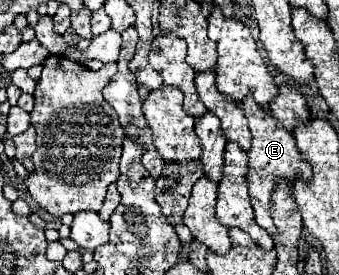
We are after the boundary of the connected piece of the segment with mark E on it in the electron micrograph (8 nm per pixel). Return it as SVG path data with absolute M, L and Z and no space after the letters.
M247 95L247 99L243 99L243 111L245 117L249 121L249 129L253 135L253 145L249 155L249 173L247 173L247 185L249 185L249 197L251 197L251 205L255 209L255 221L259 227L263 227L269 235L275 235L275 223L271 217L271 193L277 187L277 179L283 179L287 183L293 183L297 179L303 179L307 183L307 179L311 179L313 171L311 167L307 167L307 161L303 161L303 157L299 155L299 149L295 147L295 139L291 133L287 133L273 117L269 111L263 111L255 99L251 99L251 95Z

